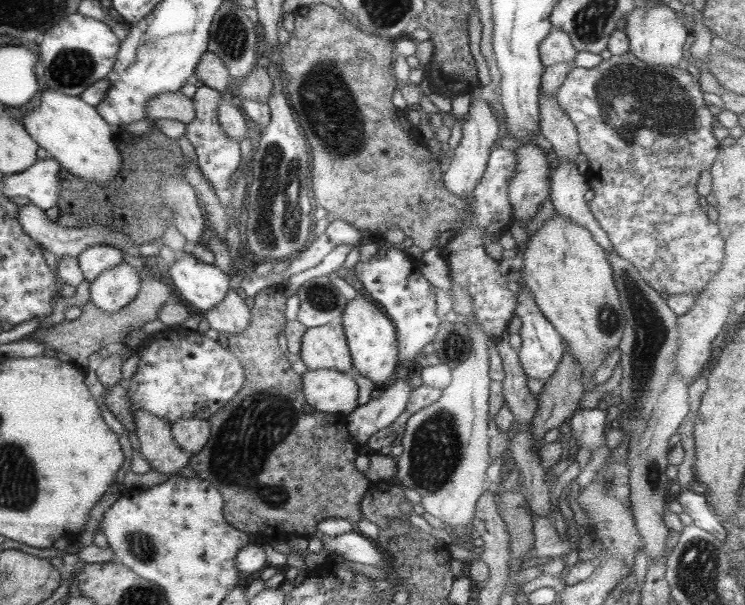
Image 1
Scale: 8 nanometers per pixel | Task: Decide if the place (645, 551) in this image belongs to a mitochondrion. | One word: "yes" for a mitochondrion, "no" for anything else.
no

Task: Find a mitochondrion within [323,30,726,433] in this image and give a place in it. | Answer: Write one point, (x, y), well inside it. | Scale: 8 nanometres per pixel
(636, 103)

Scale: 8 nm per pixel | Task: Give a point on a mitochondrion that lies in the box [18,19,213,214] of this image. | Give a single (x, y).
(70, 67)

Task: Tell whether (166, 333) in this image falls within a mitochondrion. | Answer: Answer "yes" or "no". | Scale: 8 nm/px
no

